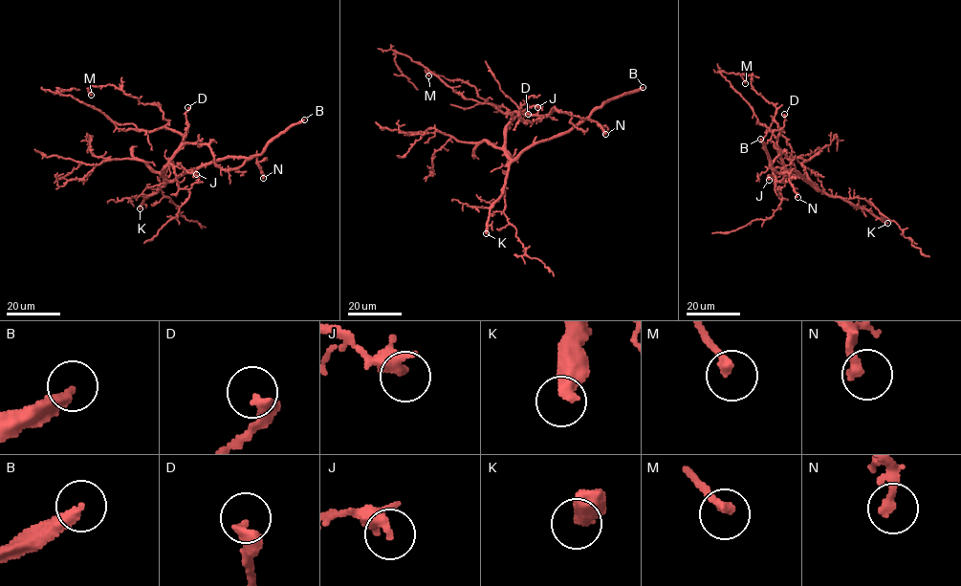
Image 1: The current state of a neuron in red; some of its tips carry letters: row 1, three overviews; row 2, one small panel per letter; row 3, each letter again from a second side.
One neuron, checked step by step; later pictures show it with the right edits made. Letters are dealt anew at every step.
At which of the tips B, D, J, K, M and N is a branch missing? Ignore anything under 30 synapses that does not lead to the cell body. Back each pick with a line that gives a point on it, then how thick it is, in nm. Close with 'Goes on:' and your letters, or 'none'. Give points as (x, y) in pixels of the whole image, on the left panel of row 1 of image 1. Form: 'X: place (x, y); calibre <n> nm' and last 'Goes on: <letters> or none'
B: place (304, 119); calibre 360 nm
K: place (140, 208); calibre 440 nm
Goes on: B, K

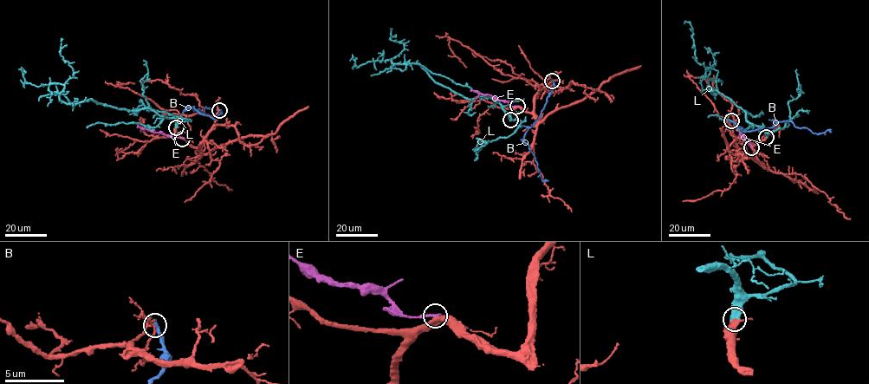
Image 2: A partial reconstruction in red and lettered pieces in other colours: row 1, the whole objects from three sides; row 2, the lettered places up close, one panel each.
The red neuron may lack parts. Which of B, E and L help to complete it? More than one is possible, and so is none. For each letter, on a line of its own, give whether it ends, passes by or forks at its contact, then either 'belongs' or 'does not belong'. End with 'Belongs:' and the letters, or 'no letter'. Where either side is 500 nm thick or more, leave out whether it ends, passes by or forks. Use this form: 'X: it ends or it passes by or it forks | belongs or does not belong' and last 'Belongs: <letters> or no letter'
B: it ends | does not belong
E: it ends | does not belong
L: it ends | belongs
Belongs: L

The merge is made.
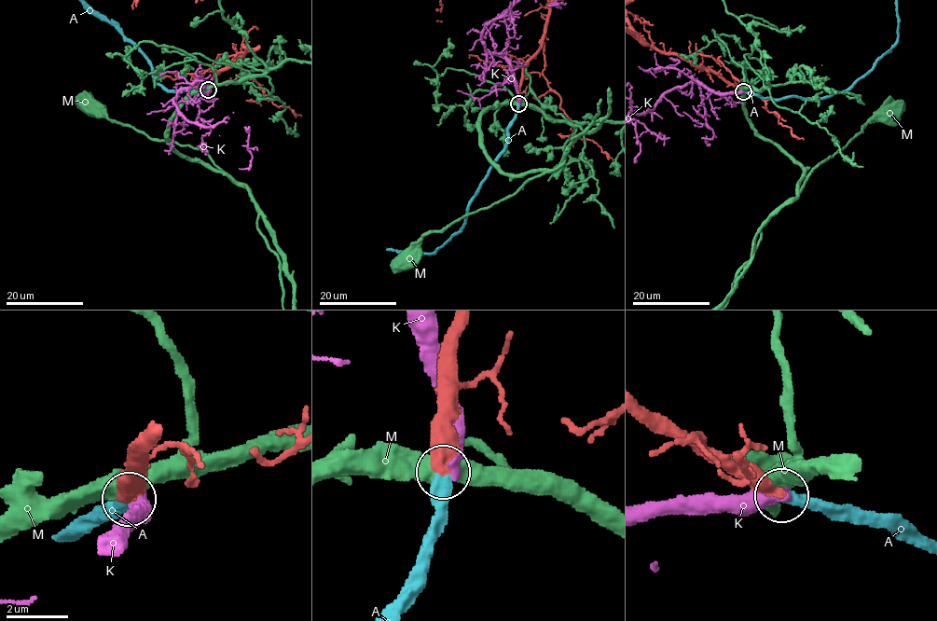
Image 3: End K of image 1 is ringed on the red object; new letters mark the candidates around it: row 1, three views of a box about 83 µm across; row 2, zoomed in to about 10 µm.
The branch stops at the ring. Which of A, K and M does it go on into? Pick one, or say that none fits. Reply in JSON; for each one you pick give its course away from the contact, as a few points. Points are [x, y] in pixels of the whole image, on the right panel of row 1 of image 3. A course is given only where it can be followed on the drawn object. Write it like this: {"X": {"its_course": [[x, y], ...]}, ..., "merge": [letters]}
{"merge": ["A"]}

